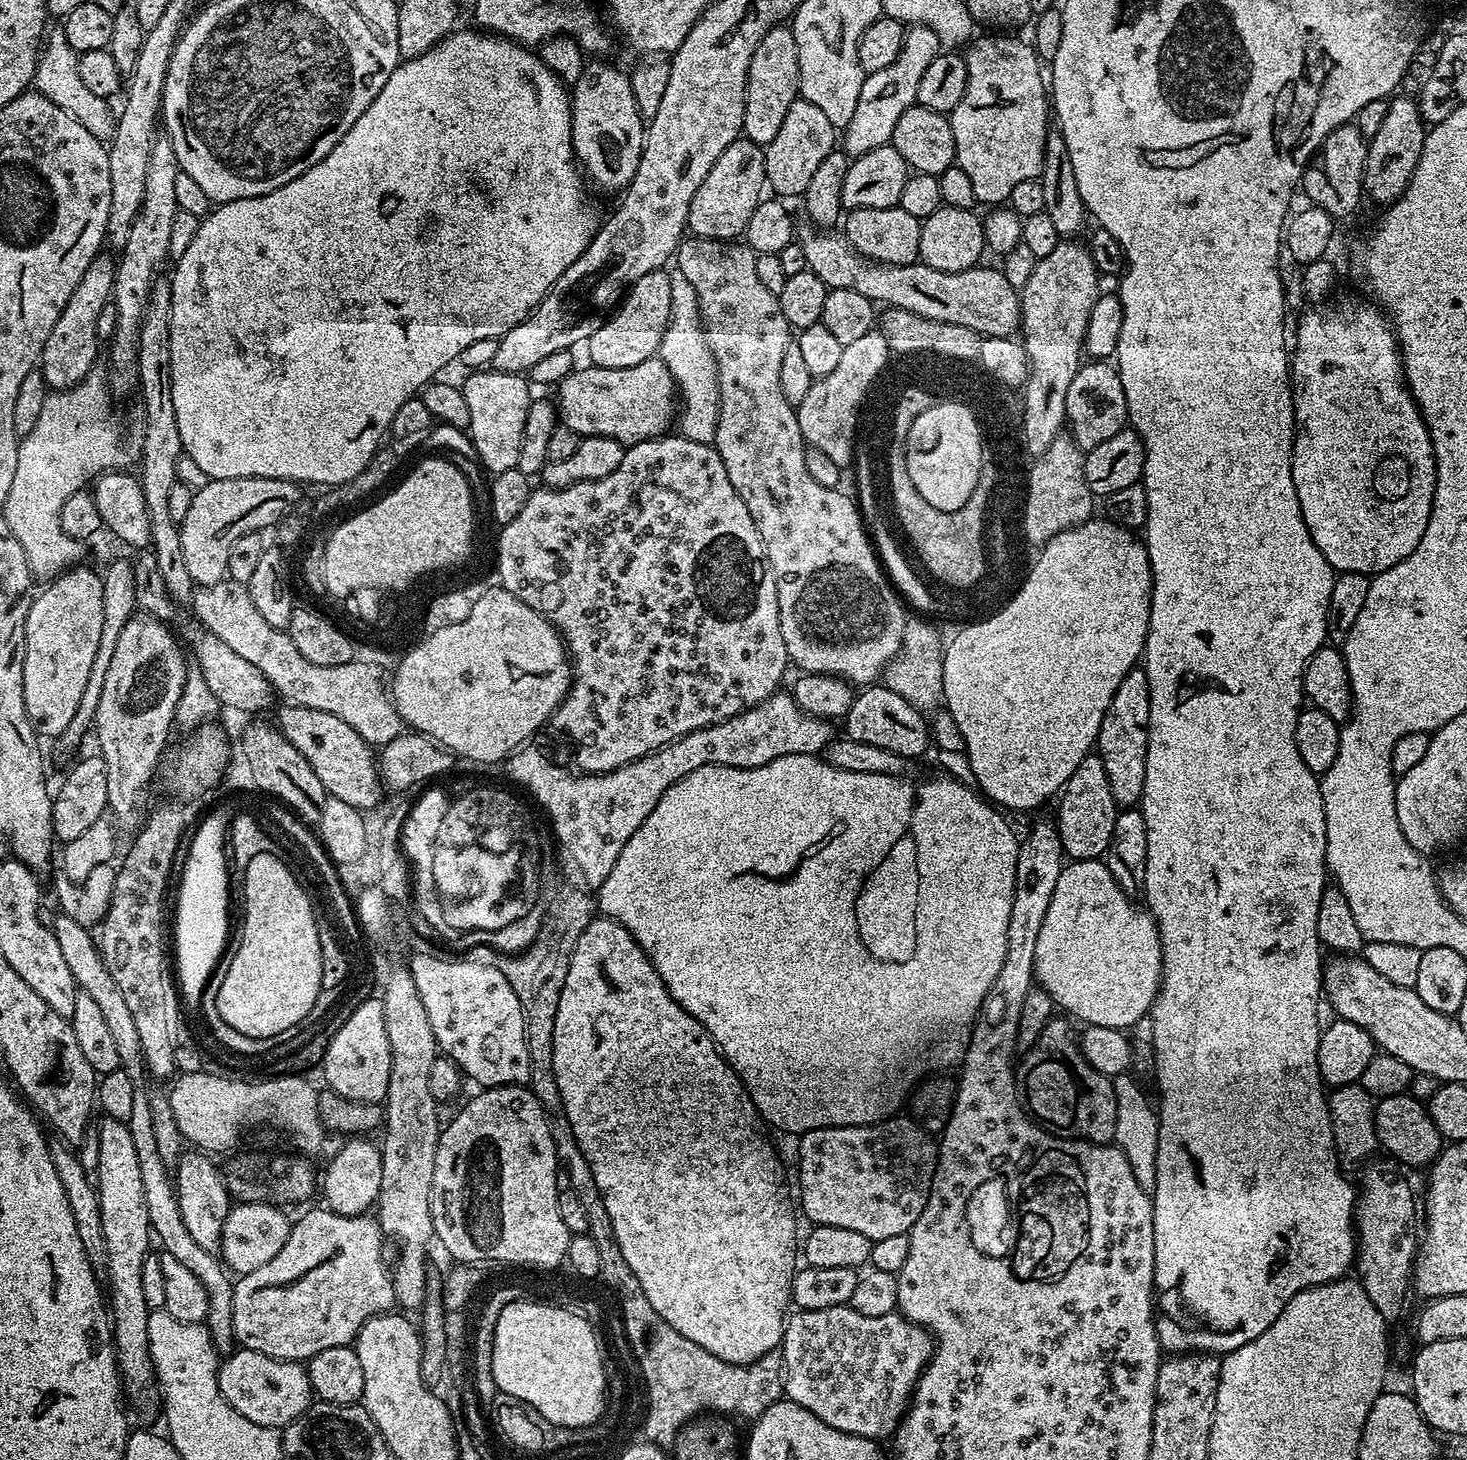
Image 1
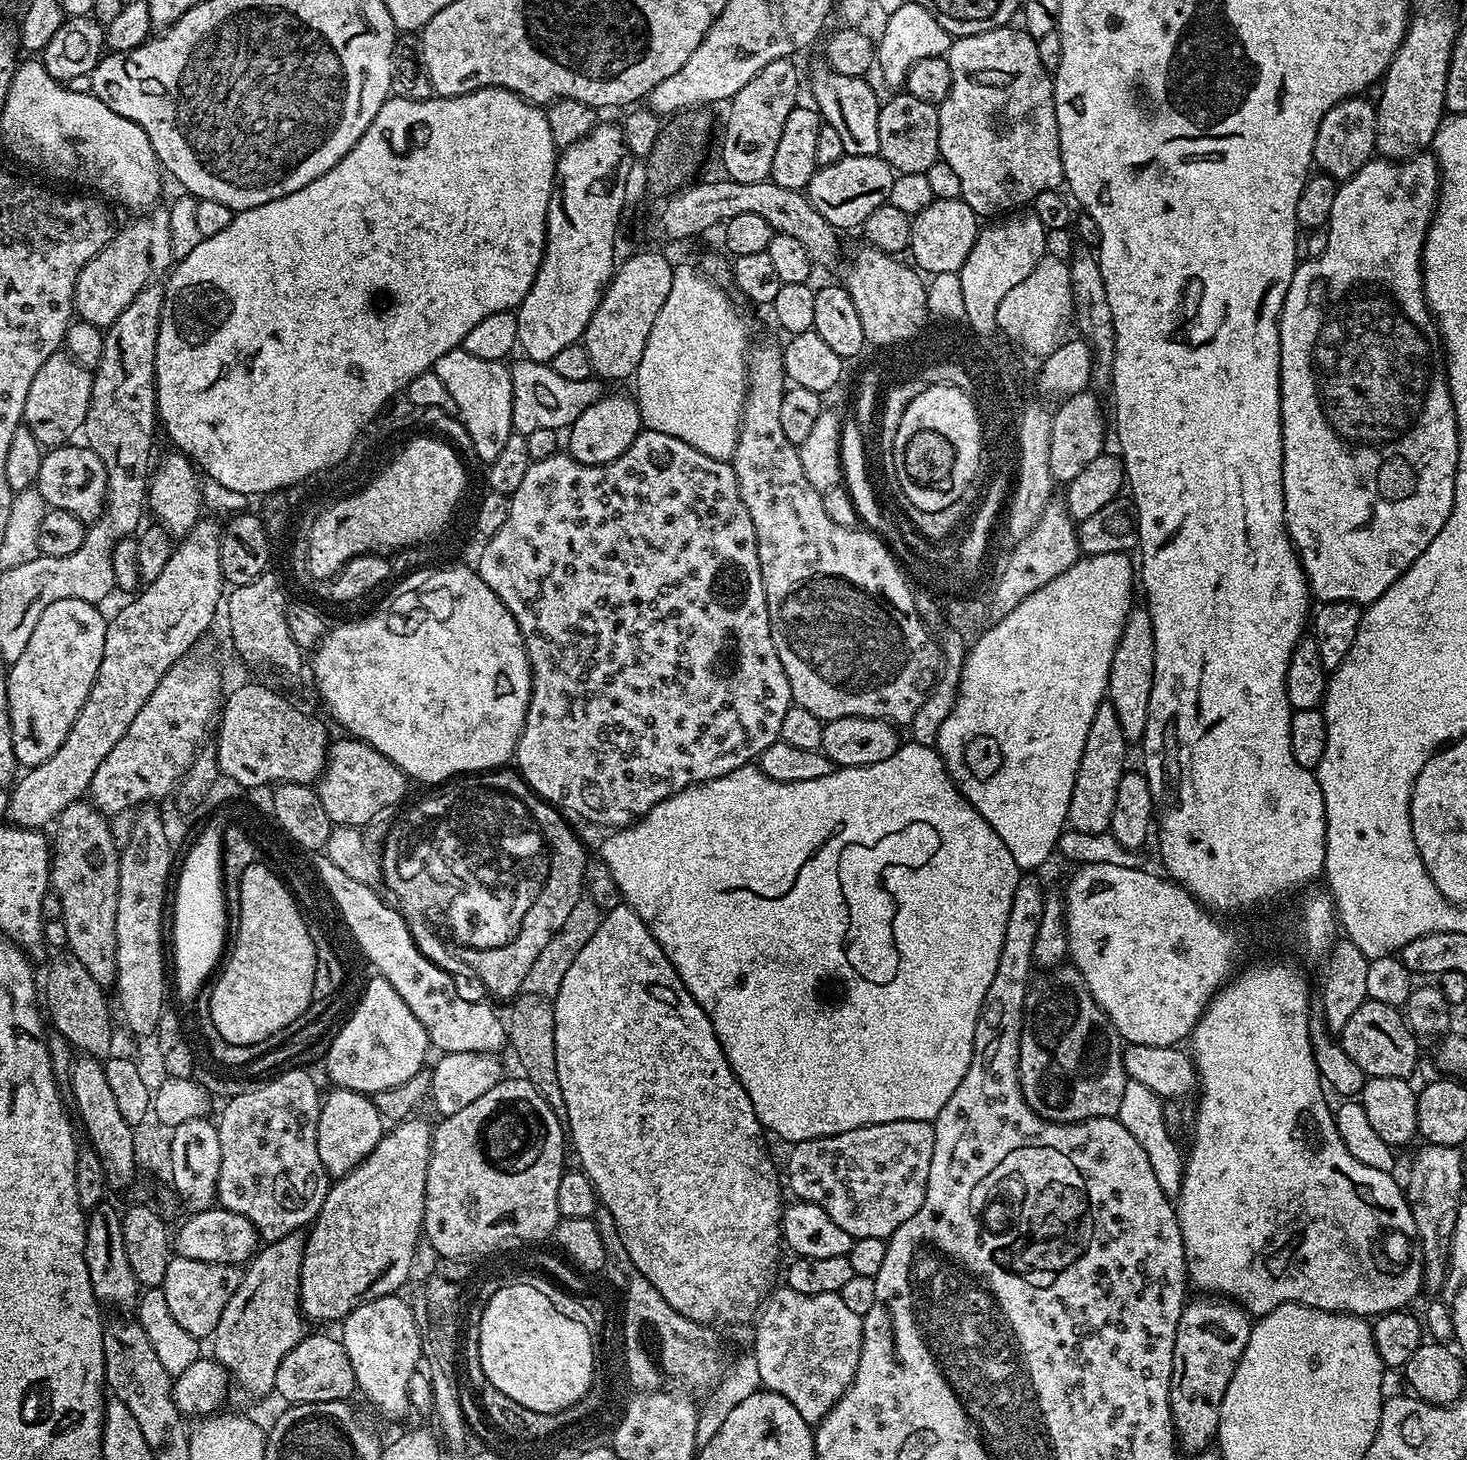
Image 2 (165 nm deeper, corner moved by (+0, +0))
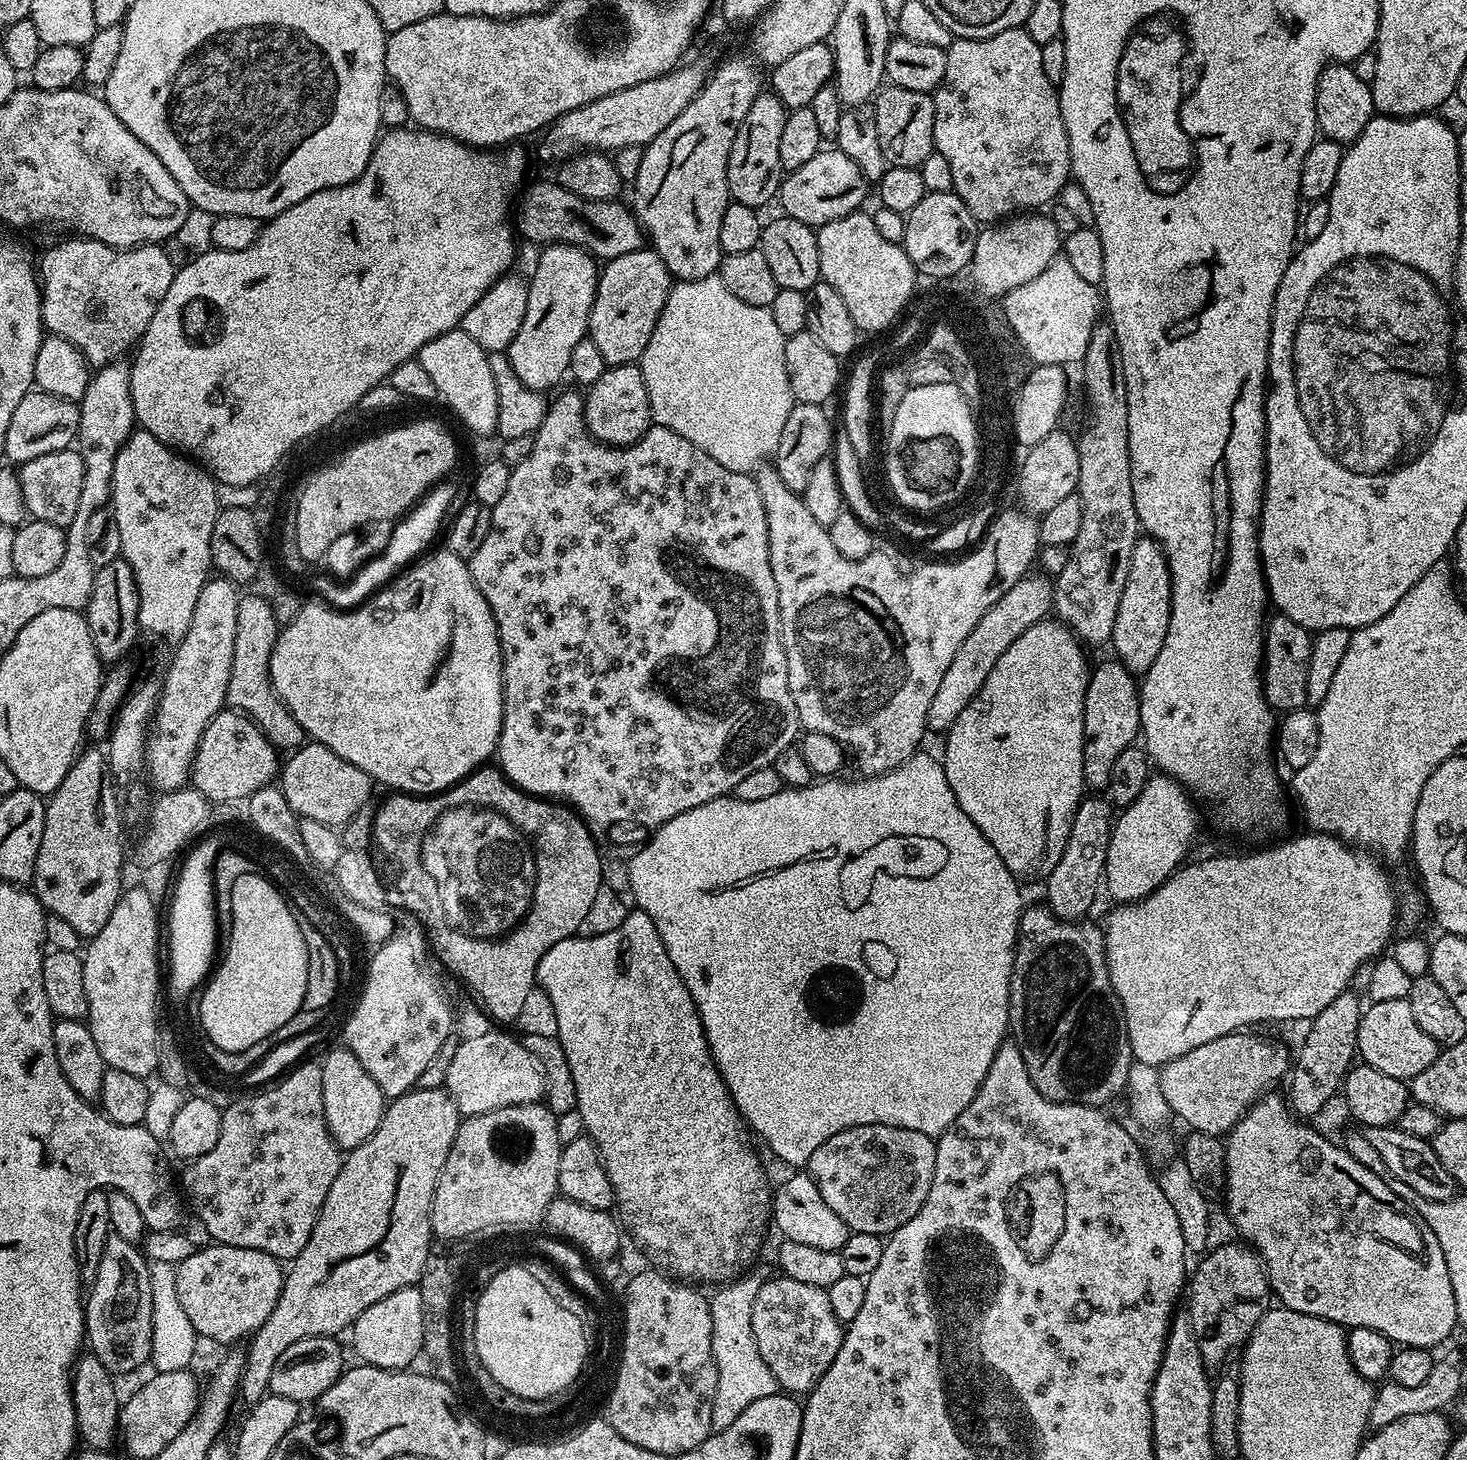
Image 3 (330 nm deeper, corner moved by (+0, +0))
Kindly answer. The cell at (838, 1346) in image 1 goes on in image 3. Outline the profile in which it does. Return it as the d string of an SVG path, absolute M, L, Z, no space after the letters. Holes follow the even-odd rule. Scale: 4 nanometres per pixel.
M777 1275L777 1280L765 1279L762 1290L754 1298L750 1326L754 1326L754 1342L758 1344L758 1354L762 1362L774 1374L777 1385L788 1394L807 1394L818 1386L822 1374L830 1370L830 1362L838 1358L838 1350L844 1341L845 1325L834 1314L830 1307L830 1298L825 1289L818 1286L805 1286L802 1282L794 1282L789 1276Z

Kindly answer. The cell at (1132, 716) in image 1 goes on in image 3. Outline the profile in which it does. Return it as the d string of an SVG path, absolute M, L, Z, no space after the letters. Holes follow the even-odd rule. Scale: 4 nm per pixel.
M1151 538L1137 539L1130 554L1130 570L1126 574L1126 586L1122 586L1122 598L1118 602L1118 614L1114 618L1114 630L1110 641L1115 659L1126 666L1133 676L1143 677L1154 666L1162 642L1166 642L1166 630L1170 626L1172 605L1172 579L1168 569L1168 557L1160 545Z

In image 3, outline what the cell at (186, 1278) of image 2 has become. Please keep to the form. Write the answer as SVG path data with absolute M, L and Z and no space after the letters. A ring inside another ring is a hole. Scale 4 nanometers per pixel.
M215 1242L209 1243L209 1248L197 1247L190 1258L175 1265L176 1286L178 1288L178 1302L182 1302L182 1310L190 1317L197 1337L217 1340L220 1344L232 1344L235 1340L251 1337L274 1310L278 1298L282 1294L285 1269L281 1261L275 1256L266 1254L262 1250L250 1250L242 1246L226 1246Z

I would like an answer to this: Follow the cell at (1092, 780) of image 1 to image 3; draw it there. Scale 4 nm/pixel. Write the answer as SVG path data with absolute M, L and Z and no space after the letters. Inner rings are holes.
M1115 658L1091 669L1084 699L1084 782L1089 789L1107 789L1110 770L1122 750L1137 743L1140 731L1140 689L1137 677Z

